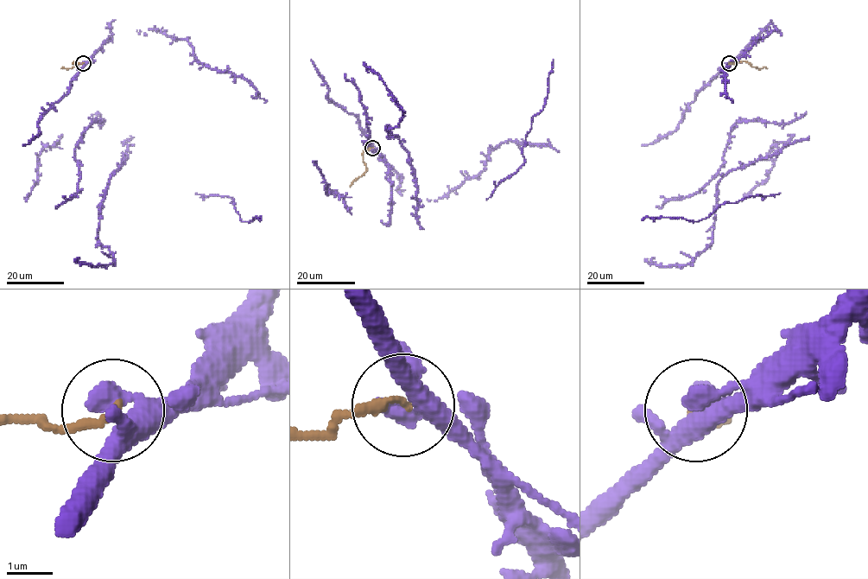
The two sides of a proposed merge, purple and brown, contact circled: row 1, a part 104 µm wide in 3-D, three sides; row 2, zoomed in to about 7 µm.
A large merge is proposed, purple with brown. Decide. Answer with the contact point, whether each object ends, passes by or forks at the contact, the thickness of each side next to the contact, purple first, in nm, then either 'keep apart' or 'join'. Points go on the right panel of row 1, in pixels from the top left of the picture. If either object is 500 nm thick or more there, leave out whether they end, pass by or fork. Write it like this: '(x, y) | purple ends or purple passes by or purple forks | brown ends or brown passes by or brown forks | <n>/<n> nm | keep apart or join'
(729, 63) | purple ends | brown ends | 480/200 nm | keep apart

